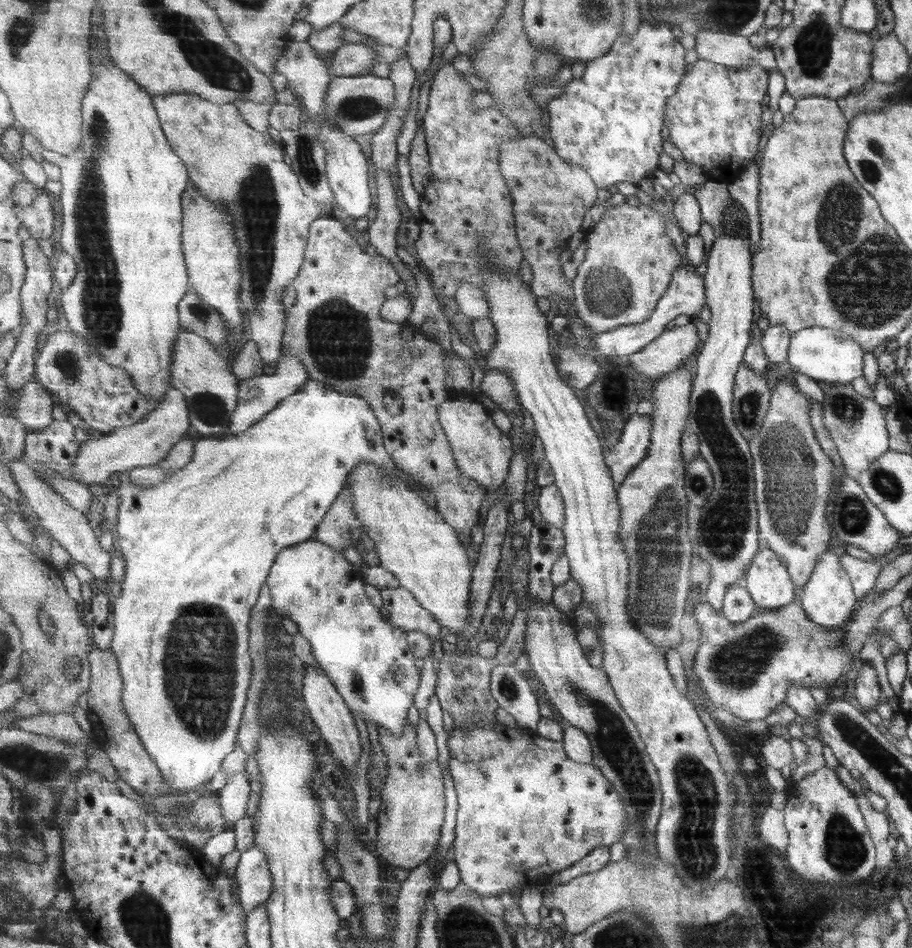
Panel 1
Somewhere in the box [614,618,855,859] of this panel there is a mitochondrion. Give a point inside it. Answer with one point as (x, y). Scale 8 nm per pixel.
(735, 666)

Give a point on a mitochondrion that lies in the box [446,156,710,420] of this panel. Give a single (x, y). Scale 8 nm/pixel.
(607, 291)

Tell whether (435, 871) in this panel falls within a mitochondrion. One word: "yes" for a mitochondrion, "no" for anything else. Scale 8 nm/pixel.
no

